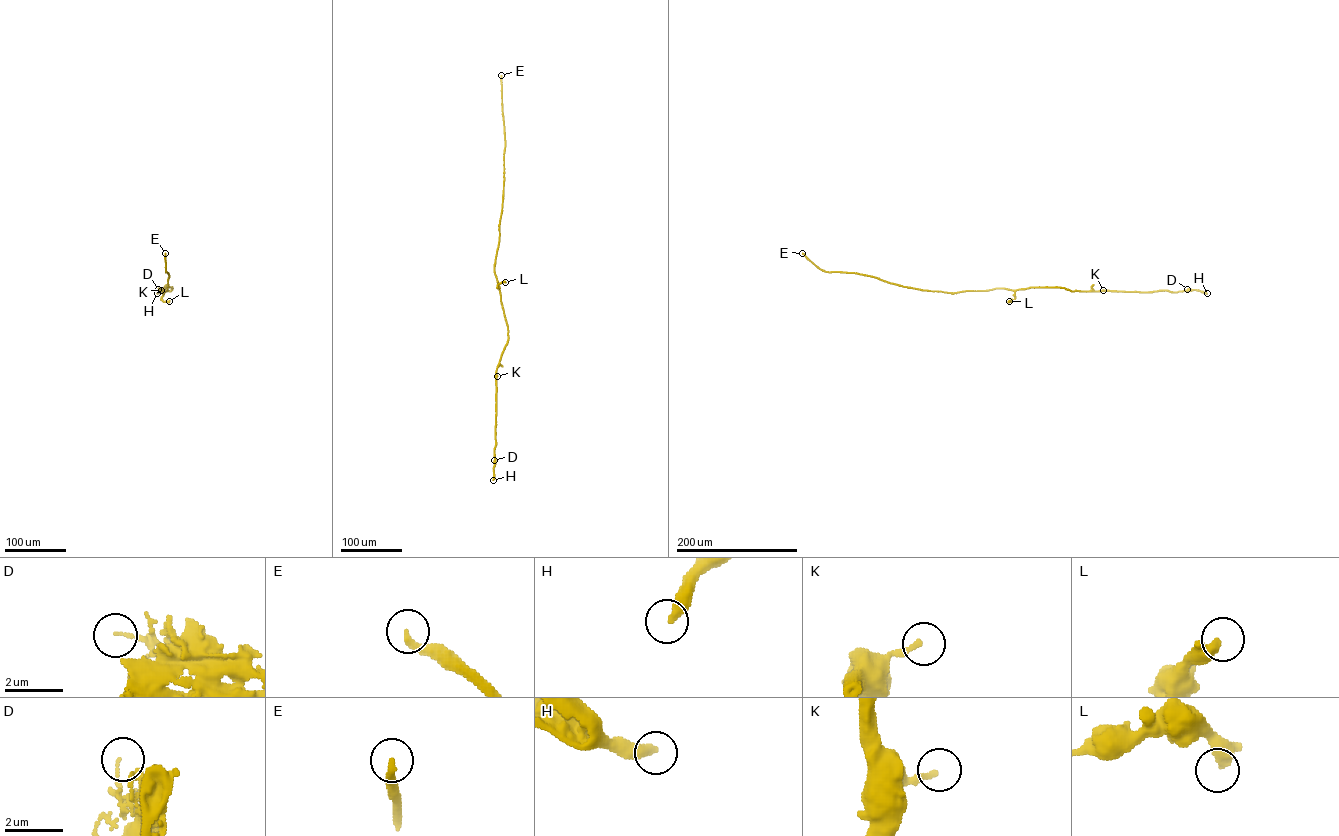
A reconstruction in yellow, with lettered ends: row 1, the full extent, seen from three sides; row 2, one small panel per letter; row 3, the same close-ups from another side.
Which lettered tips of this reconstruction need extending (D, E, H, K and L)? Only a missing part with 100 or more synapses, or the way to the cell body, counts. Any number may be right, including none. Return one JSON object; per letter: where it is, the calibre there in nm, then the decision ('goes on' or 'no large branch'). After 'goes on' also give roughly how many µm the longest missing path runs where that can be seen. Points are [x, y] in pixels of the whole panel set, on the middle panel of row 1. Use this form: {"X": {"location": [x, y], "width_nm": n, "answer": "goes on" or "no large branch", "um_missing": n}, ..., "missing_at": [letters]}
{"D": {"location": [494, 460], "width_nm": 80, "answer": "no large branch"}, "E": {"location": [501, 75], "width_nm": 240, "answer": "goes on", "um_missing": 300}, "H": {"location": [493, 480], "width_nm": 400, "answer": "no large branch"}, "K": {"location": [497, 376], "width_nm": 200, "answer": "no large branch"}, "L": {"location": [505, 282], "width_nm": 460, "answer": "no large branch"}, "missing_at": ["E"]}

